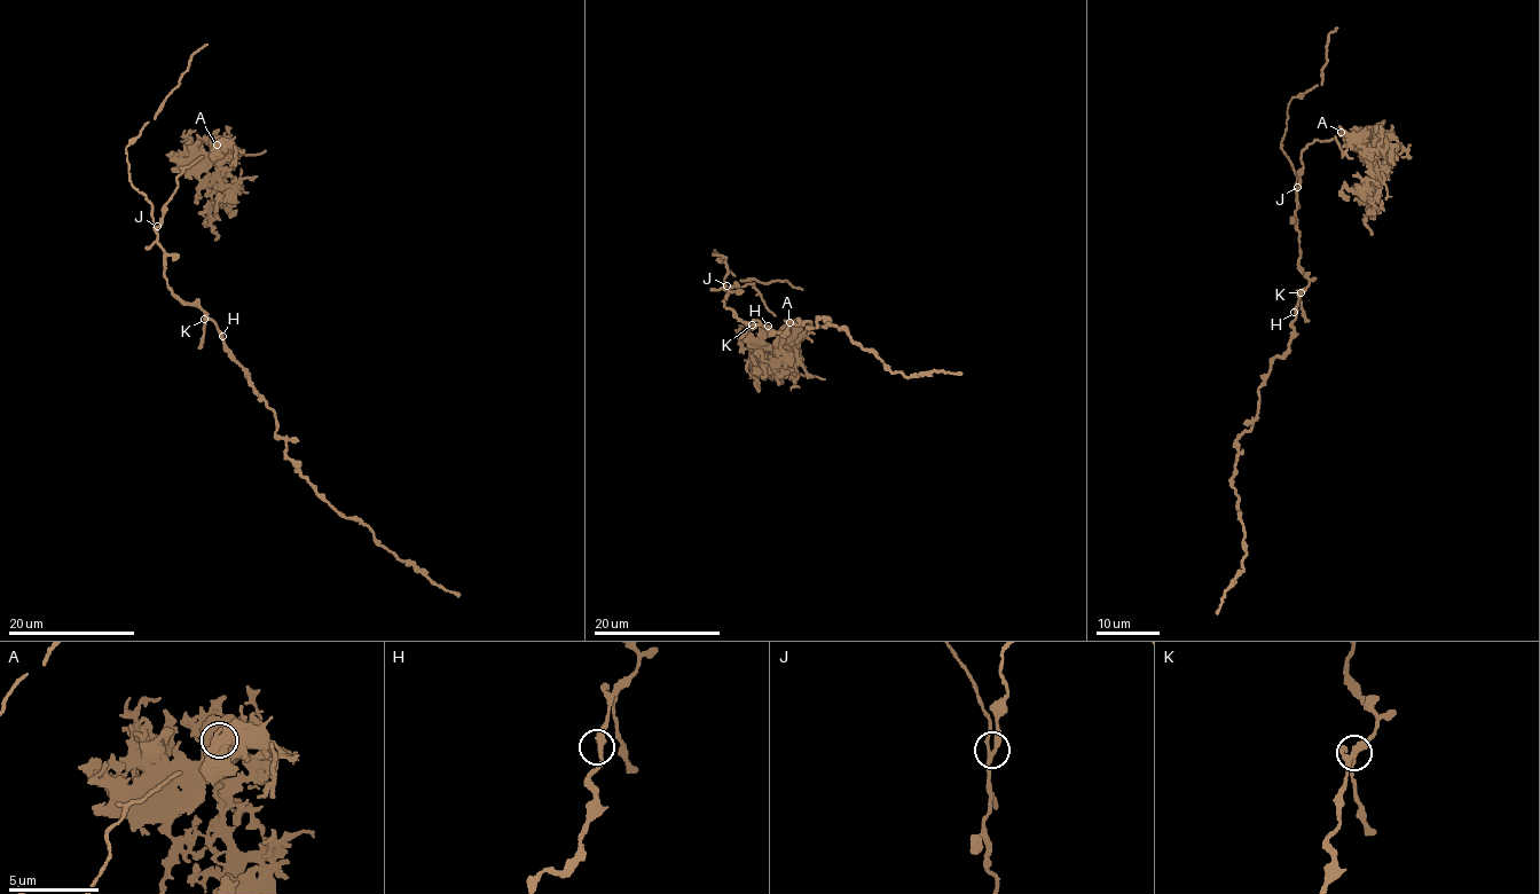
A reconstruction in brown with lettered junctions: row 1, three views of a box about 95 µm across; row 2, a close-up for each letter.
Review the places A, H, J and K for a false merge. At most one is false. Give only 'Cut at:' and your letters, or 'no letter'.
Cut at: A

